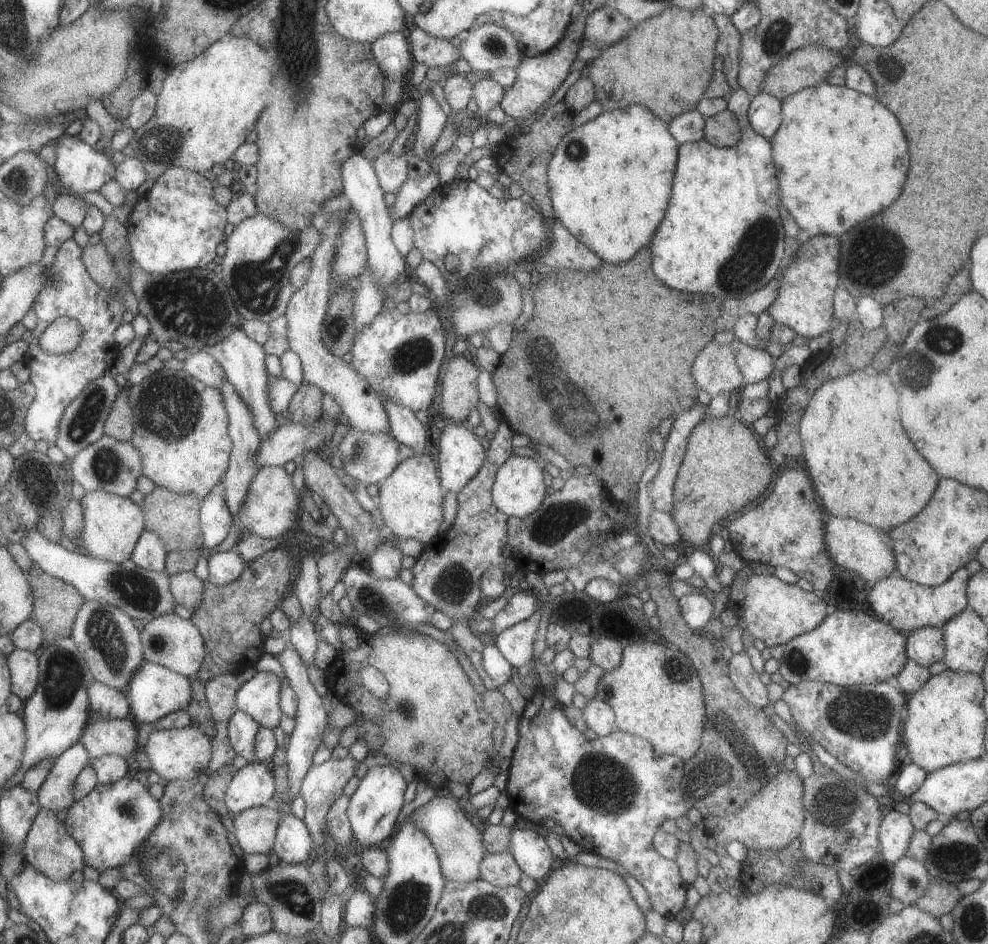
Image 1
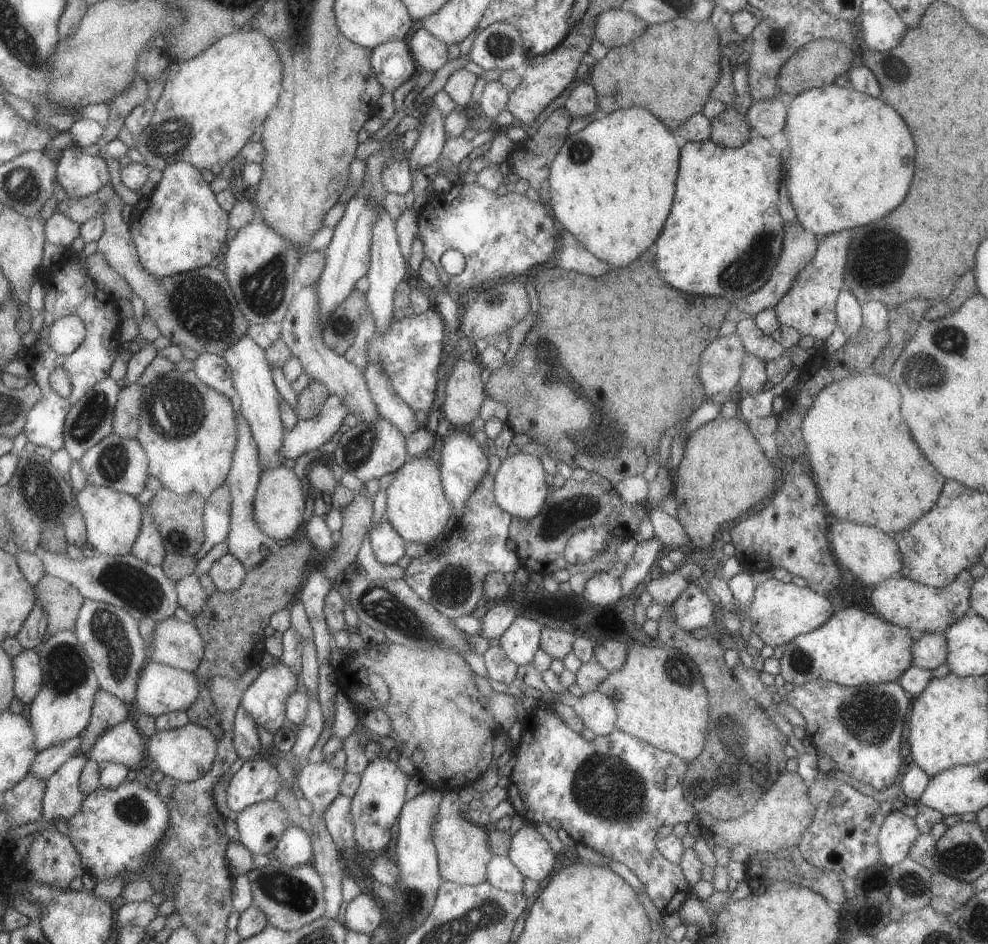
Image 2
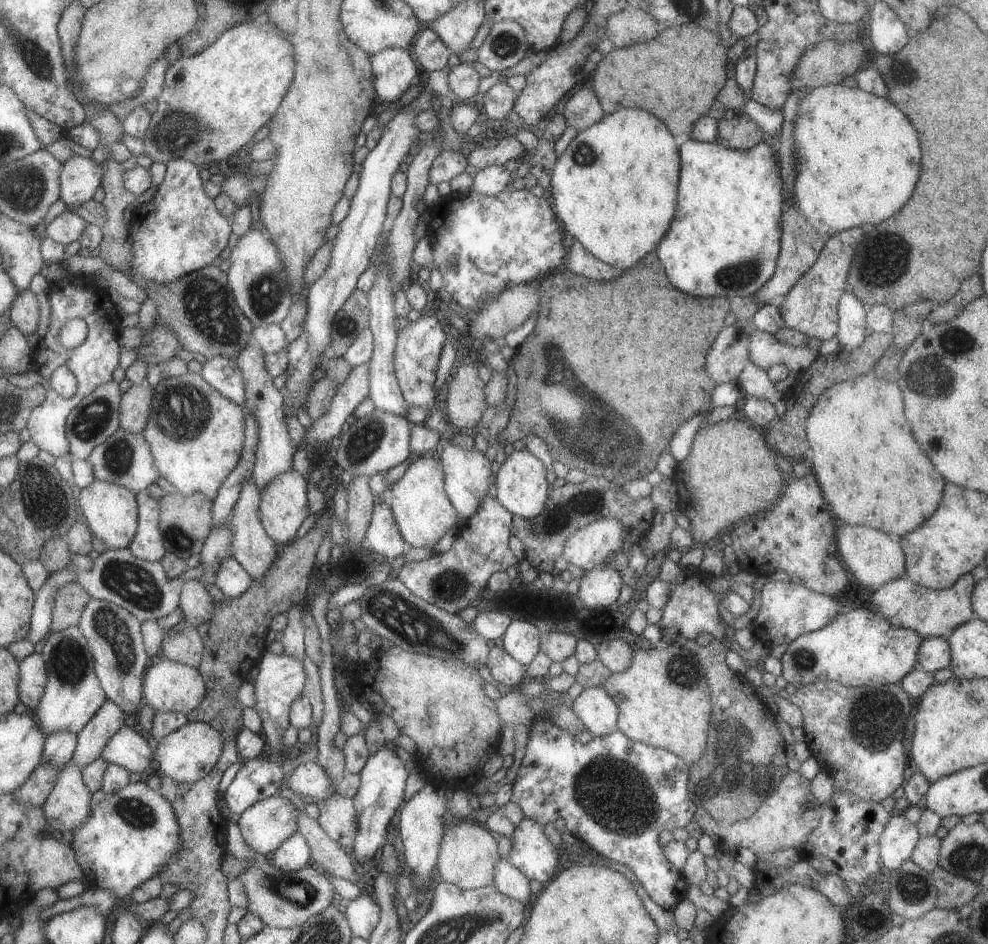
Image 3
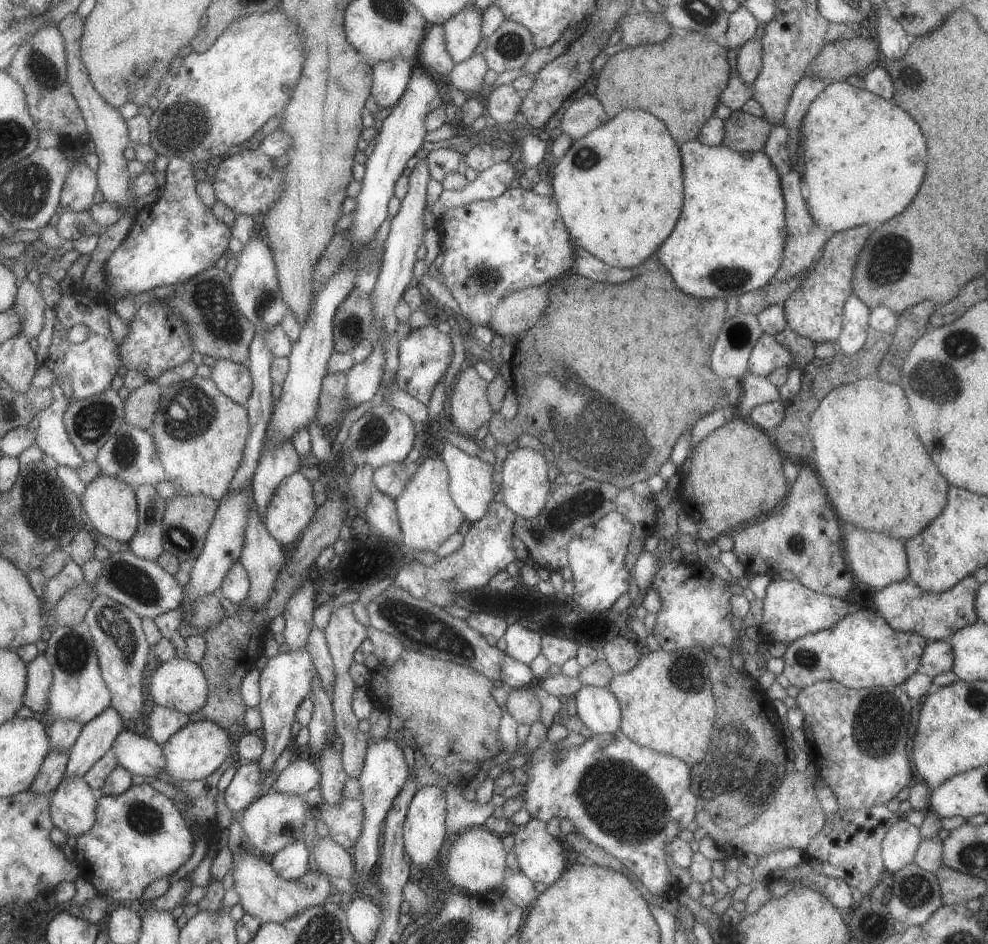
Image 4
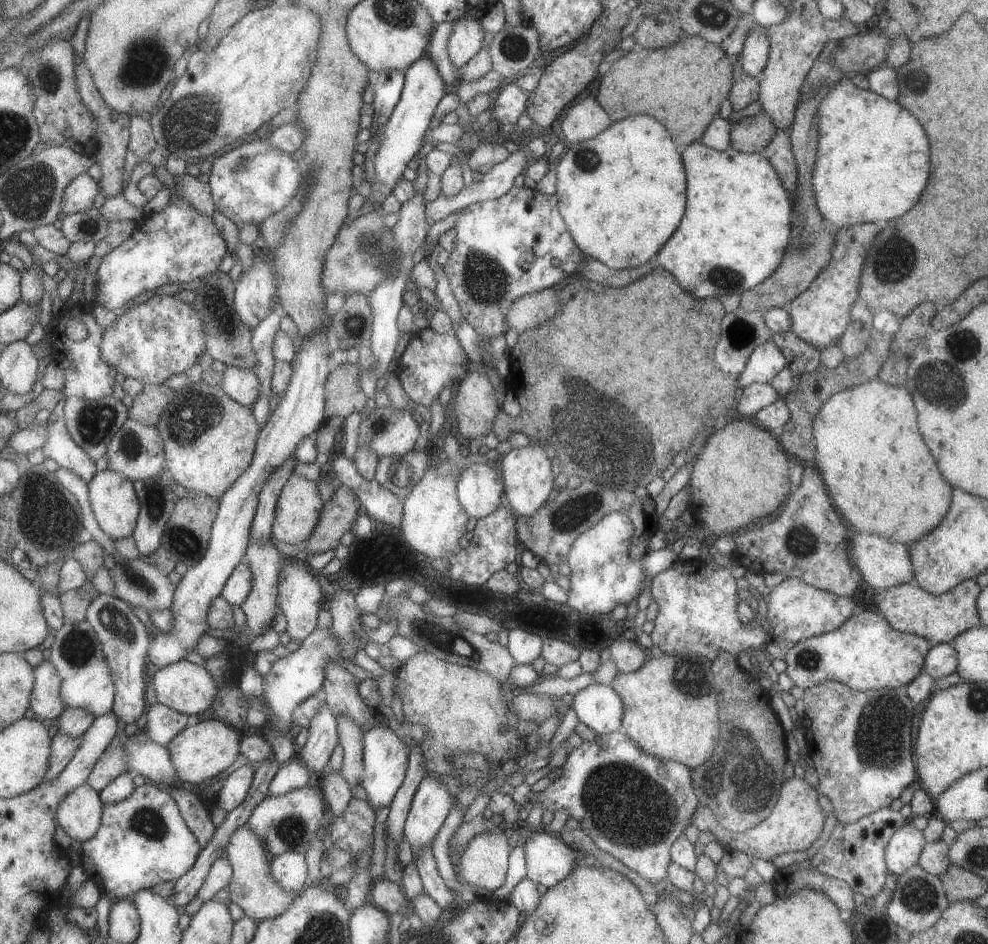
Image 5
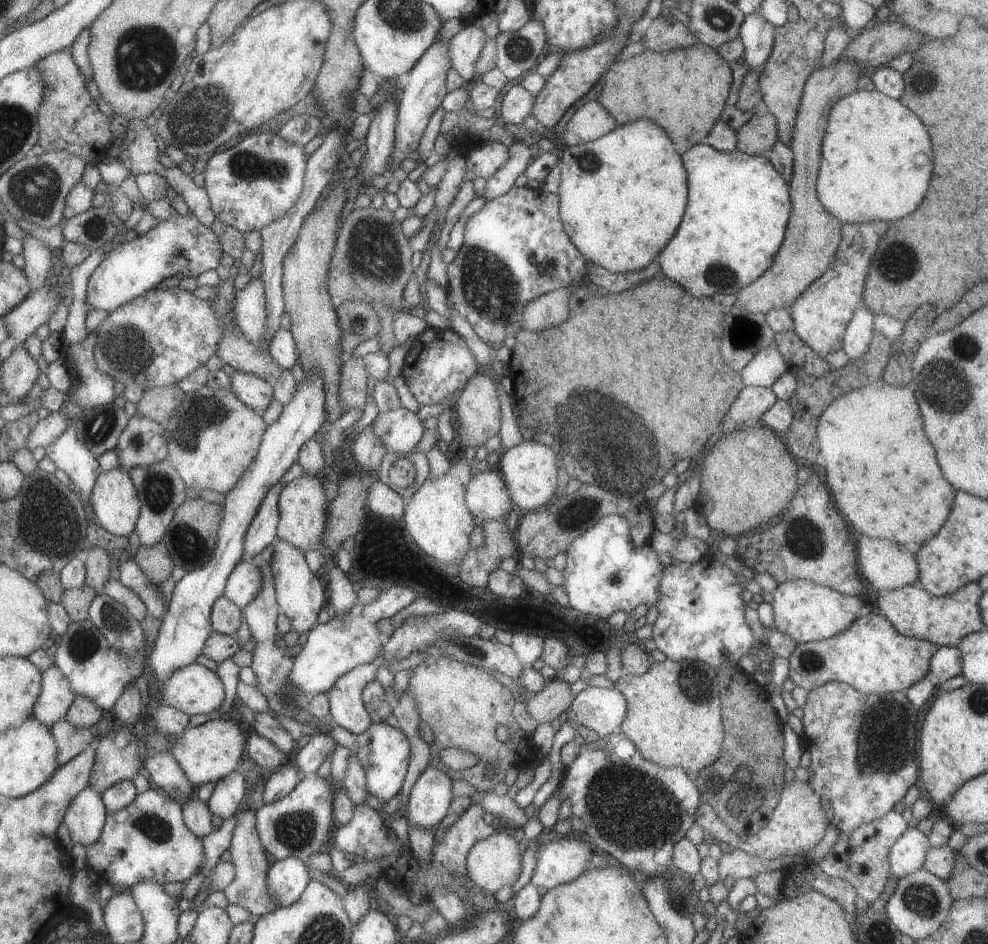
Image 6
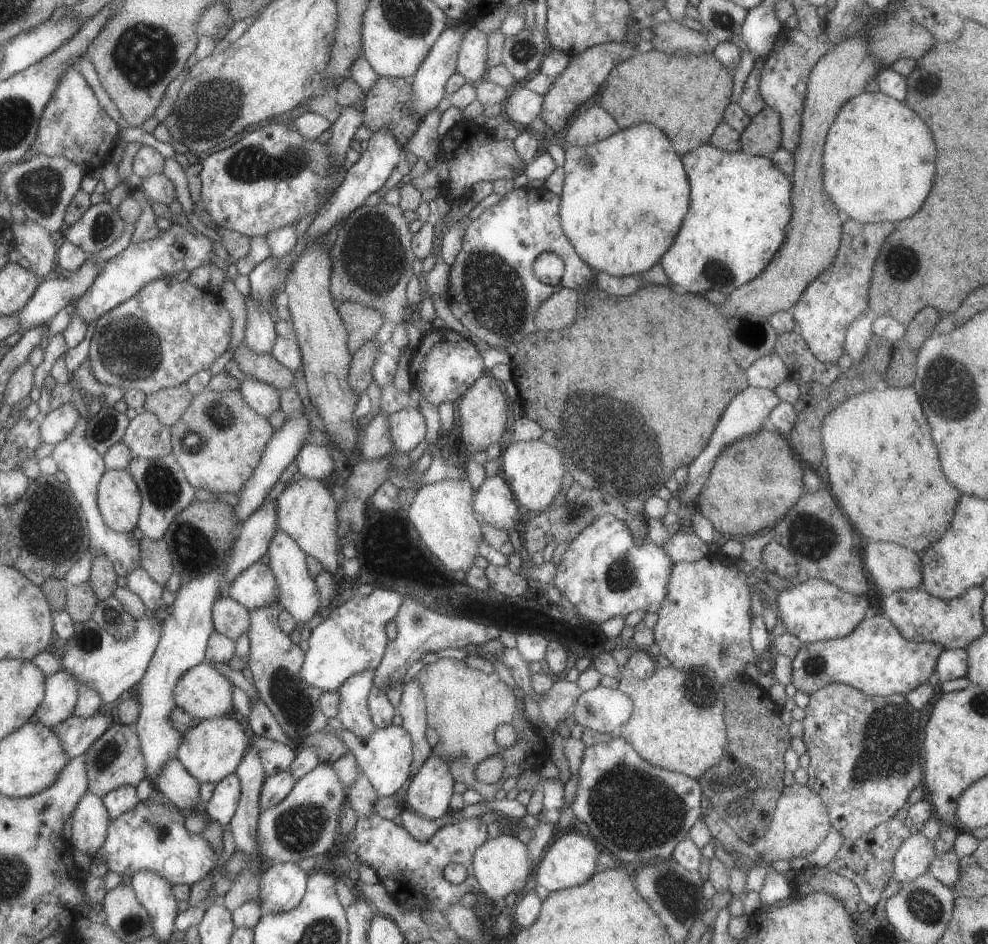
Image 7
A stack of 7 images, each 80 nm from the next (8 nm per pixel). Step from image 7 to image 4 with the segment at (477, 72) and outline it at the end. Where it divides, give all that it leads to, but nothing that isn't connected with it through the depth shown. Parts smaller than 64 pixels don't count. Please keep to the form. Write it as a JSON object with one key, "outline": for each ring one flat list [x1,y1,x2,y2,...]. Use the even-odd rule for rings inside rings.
{"outline":[[465,7,441,26,445,48,454,63,468,59,481,40,481,14,477,7]]}

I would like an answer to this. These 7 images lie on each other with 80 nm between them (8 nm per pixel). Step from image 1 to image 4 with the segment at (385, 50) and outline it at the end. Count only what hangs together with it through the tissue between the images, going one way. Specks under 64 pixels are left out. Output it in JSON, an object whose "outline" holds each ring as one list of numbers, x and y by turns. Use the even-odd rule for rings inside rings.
{"outline":[[397,57,372,67,370,95,379,109,397,104,405,90,412,65]]}

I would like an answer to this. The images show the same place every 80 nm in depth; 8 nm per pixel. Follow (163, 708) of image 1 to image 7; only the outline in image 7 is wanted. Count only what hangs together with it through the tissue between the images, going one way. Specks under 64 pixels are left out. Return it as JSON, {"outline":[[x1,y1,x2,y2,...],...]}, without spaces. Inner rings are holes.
{"outline":[[199,663,187,672,184,672,177,680,173,687,173,700,175,707,183,709,192,717,197,716,199,720,220,717,222,714,227,714,233,707,231,705,231,690,232,684,229,683,226,677,223,677,219,672,209,664]]}

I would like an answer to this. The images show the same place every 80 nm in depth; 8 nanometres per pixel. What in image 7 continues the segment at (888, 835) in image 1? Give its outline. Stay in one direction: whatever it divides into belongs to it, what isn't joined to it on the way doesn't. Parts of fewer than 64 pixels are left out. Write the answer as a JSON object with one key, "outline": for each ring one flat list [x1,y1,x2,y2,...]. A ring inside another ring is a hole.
{"outline":[[913,828,911,834,895,851,892,878,901,884,912,881,928,871,934,854,934,842]]}

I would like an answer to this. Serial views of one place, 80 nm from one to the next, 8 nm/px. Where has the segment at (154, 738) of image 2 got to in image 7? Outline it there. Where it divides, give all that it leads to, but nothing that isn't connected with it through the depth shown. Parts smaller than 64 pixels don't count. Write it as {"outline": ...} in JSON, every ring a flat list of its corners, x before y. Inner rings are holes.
{"outline":[[221,715,203,719,196,726,189,728,182,735,176,758,197,782,217,784,223,777,234,772,249,742,251,740,245,736,244,722,241,719,224,718]]}

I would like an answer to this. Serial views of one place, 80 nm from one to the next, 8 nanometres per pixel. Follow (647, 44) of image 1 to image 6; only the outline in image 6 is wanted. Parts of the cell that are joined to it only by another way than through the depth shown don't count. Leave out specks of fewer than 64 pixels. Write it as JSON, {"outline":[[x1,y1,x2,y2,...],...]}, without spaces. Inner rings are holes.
{"outline":[[701,42,667,54,647,52,647,58,645,54,638,54,629,60,611,63,603,74,604,84,597,101,619,126,630,123,631,118,651,118,665,128,677,152,702,144,729,96,731,70,728,64,712,47],[679,118,683,124,679,124]]}

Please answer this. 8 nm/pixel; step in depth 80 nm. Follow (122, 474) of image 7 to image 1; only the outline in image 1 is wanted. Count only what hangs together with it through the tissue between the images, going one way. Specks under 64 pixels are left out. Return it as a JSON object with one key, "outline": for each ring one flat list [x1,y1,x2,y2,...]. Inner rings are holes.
{"outline":[[104,490,84,491,78,503,82,508,83,532,77,544,97,557,114,563,130,558,134,544,144,529,144,514,129,497,120,497]]}

